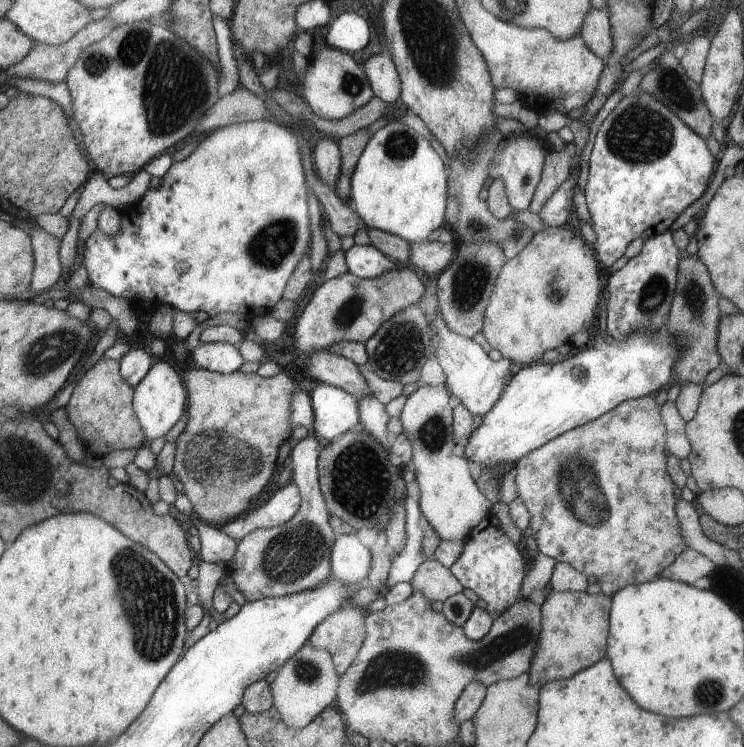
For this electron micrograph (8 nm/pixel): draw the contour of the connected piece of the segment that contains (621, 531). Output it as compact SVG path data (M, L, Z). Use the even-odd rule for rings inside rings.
M657 393L648 394L648 396L629 399L612 411L606 412L599 419L592 420L583 426L574 428L564 432L564 435L558 436L556 439L550 440L543 447L536 448L533 452L528 452L524 459L521 459L516 467L516 477L514 478L516 490L519 497L527 506L528 512L531 514L529 526L532 529L533 538L538 544L538 552L545 556L554 558L557 563L567 563L574 566L579 572L586 576L594 576L598 579L598 583L602 587L602 592L606 594L616 594L624 588L632 584L643 584L659 579L660 572L664 568L671 567L680 555L687 551L687 544L683 540L682 529L676 518L676 496L674 496L674 482L670 478L670 474L666 472L666 454L664 454L664 442L667 442L667 428L664 425L663 418L660 418L660 406L656 402ZM582 508L588 508L588 514L582 512Z

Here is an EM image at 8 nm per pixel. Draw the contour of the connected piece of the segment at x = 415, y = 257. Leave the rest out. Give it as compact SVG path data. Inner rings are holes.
M423 241L420 244L412 243L412 254L409 265L425 277L439 276L453 262L458 244L439 241Z

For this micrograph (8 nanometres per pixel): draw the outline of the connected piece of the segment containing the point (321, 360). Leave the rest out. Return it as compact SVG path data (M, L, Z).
M326 350L316 352L314 356L307 358L306 367L308 374L312 378L316 378L318 383L342 388L359 400L366 396L374 396L367 378L364 377L360 366L356 365L354 361L336 356Z

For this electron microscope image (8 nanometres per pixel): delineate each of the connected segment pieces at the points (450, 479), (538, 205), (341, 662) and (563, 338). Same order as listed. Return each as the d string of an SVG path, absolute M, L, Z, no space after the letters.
M445 384L419 386L408 392L400 422L412 446L412 462L420 486L420 510L440 535L441 540L466 540L474 529L490 514L493 504L478 490L468 470L466 458L452 454L452 408Z
M571 143L565 144L564 150L548 151L546 163L543 166L542 179L528 208L532 214L540 214L547 200L570 176L574 156L575 146Z
M349 604L329 615L312 632L311 646L332 654L339 676L348 671L363 649L367 639L366 615L365 609Z
M546 227L545 230L536 232L532 240L500 268L500 274L494 282L494 292L484 310L481 331L492 349L500 351L504 358L512 362L528 365L539 360L546 350L555 350L569 342L573 334L588 330L592 318L596 316L602 294L600 268L594 260L592 248L593 246L588 246L580 236L570 230Z

